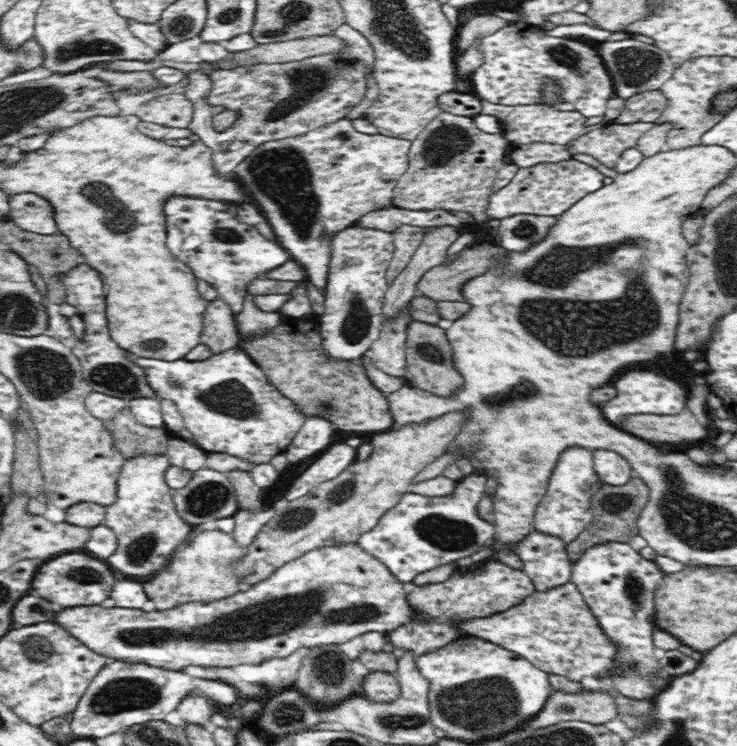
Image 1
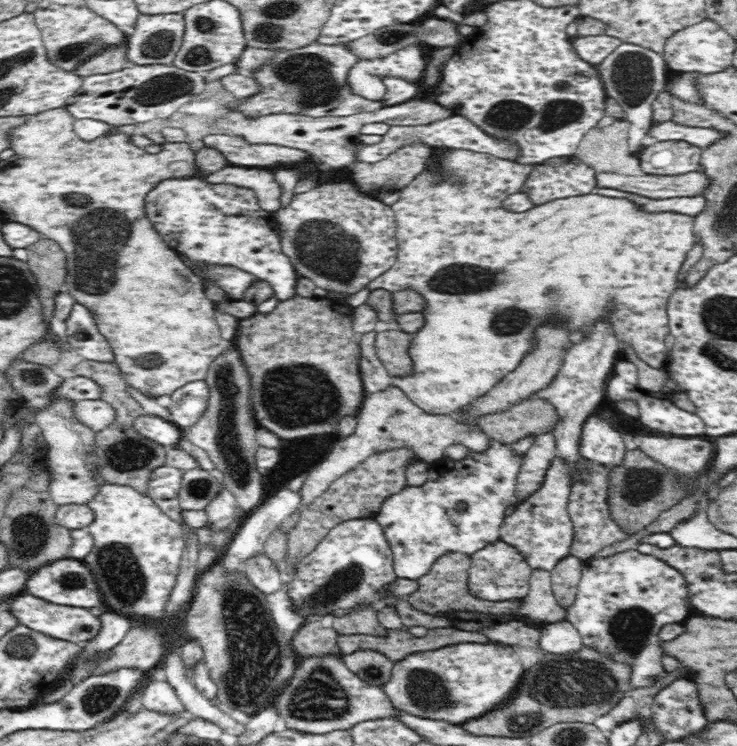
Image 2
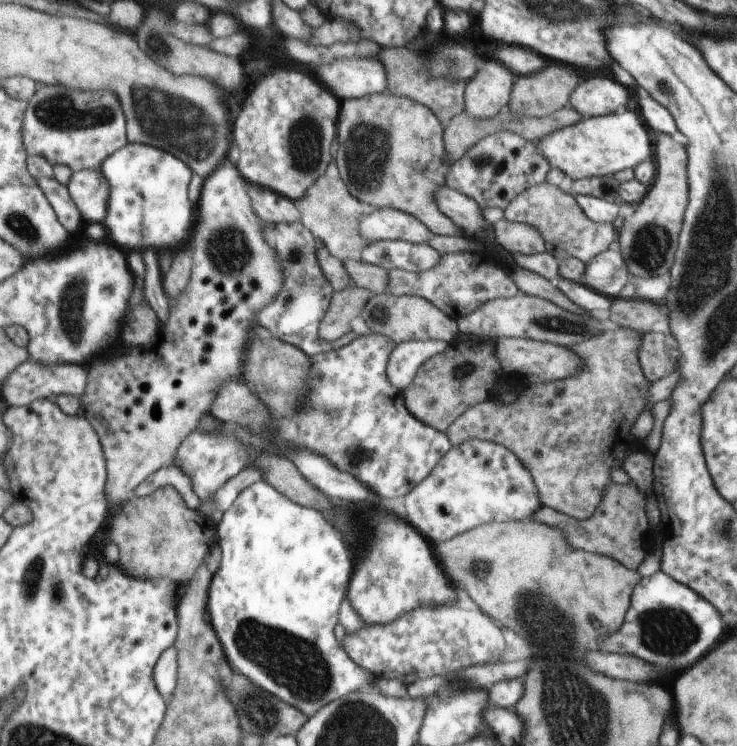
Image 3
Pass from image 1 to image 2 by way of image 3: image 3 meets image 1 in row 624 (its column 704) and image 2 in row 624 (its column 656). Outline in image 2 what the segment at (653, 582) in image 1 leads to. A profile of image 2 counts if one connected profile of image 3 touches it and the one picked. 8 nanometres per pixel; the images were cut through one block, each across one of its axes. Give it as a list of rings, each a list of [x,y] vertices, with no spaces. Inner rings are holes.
[[[631,549],[584,561],[575,599],[565,618],[580,633],[583,644],[630,663],[631,688],[644,688],[654,686],[668,674],[661,661],[659,632],[666,624],[682,624],[690,612],[688,604],[683,573],[655,556]]]

